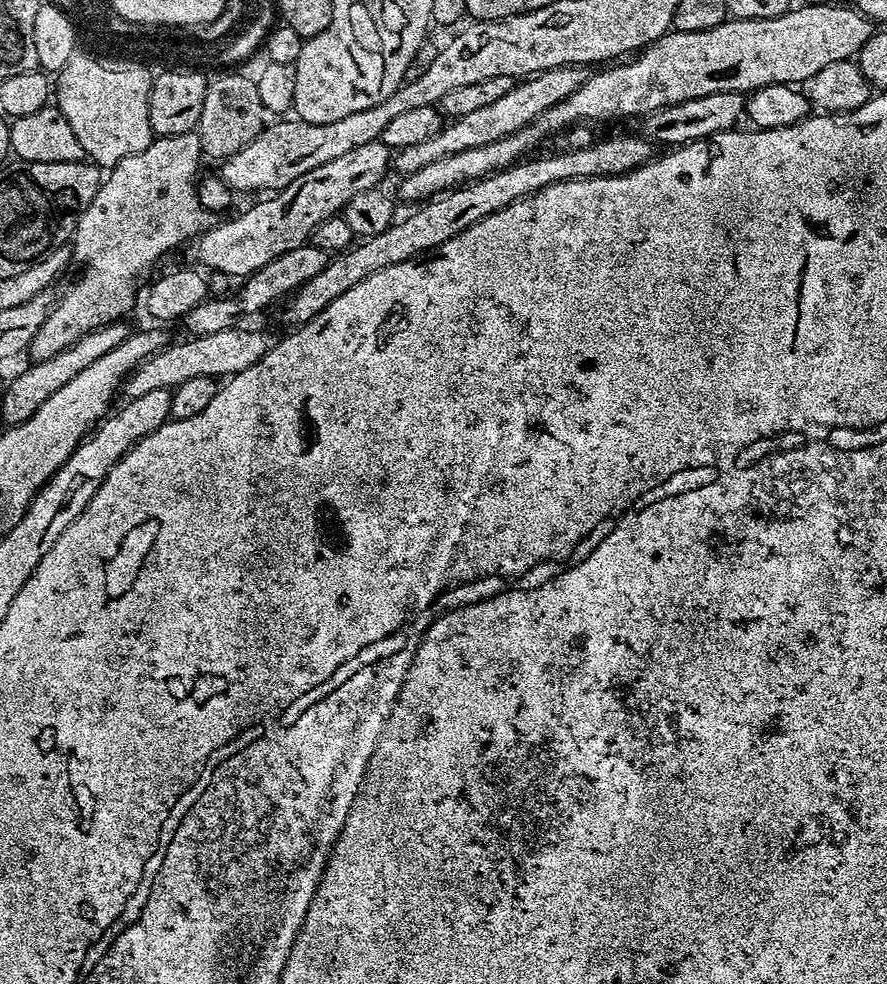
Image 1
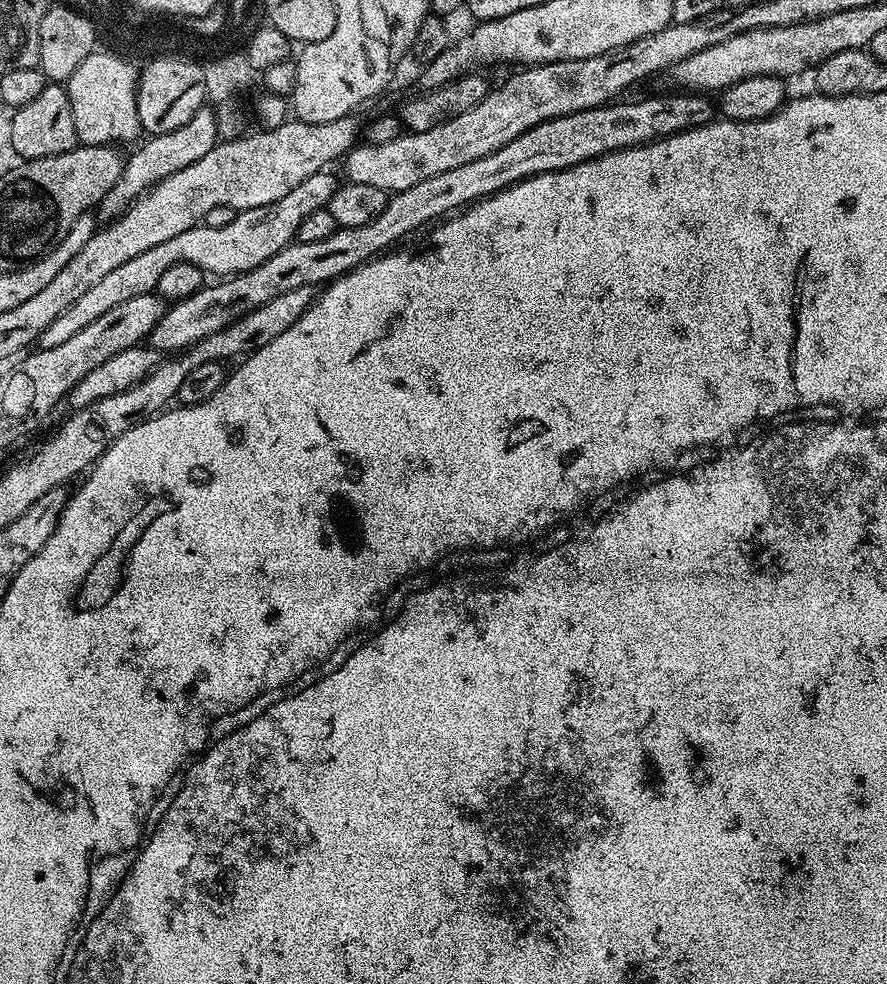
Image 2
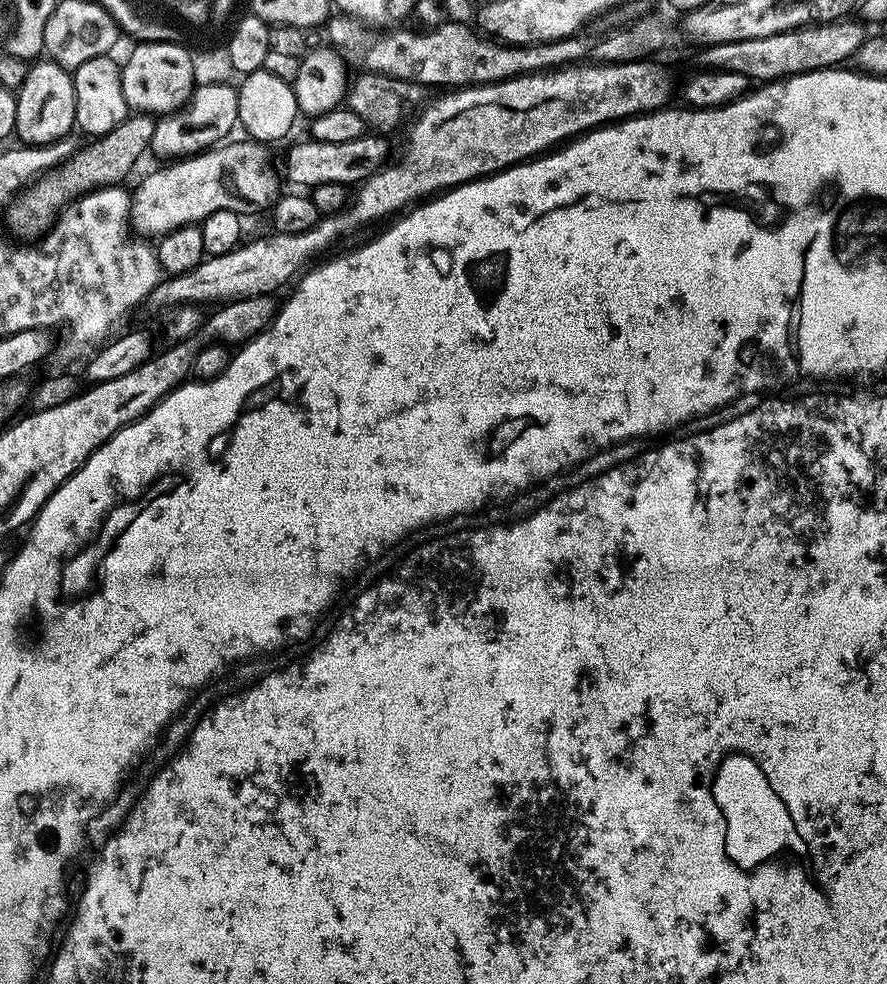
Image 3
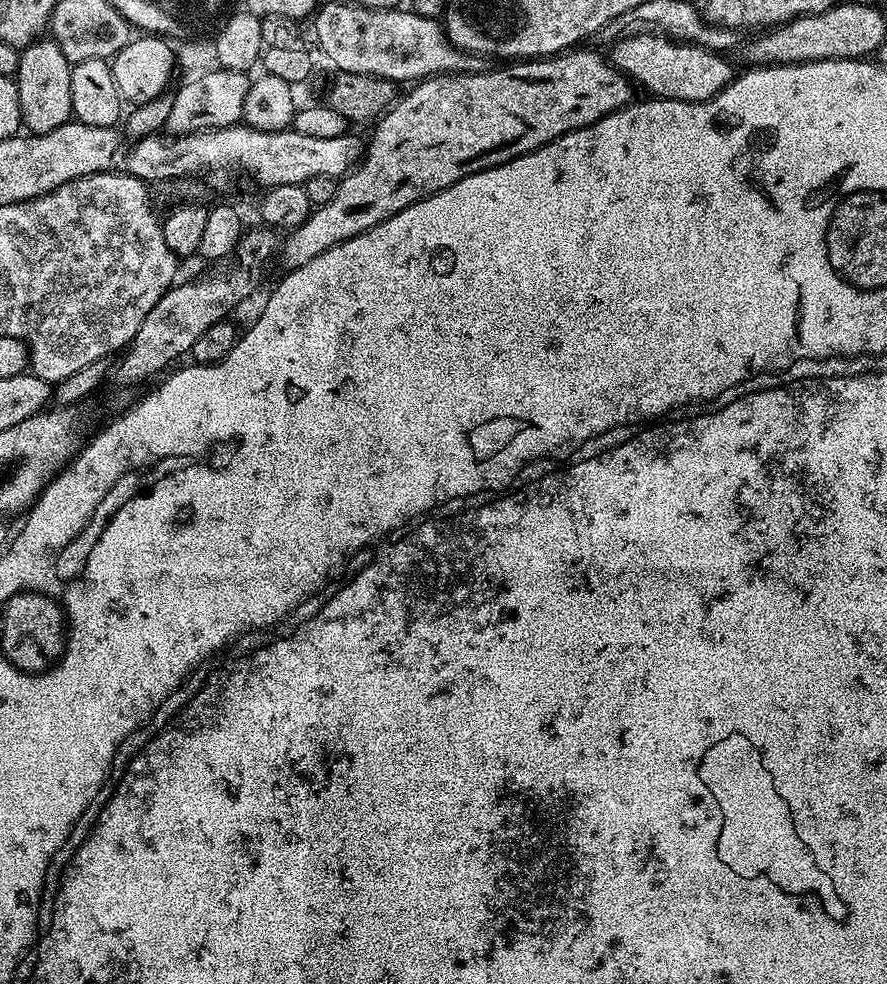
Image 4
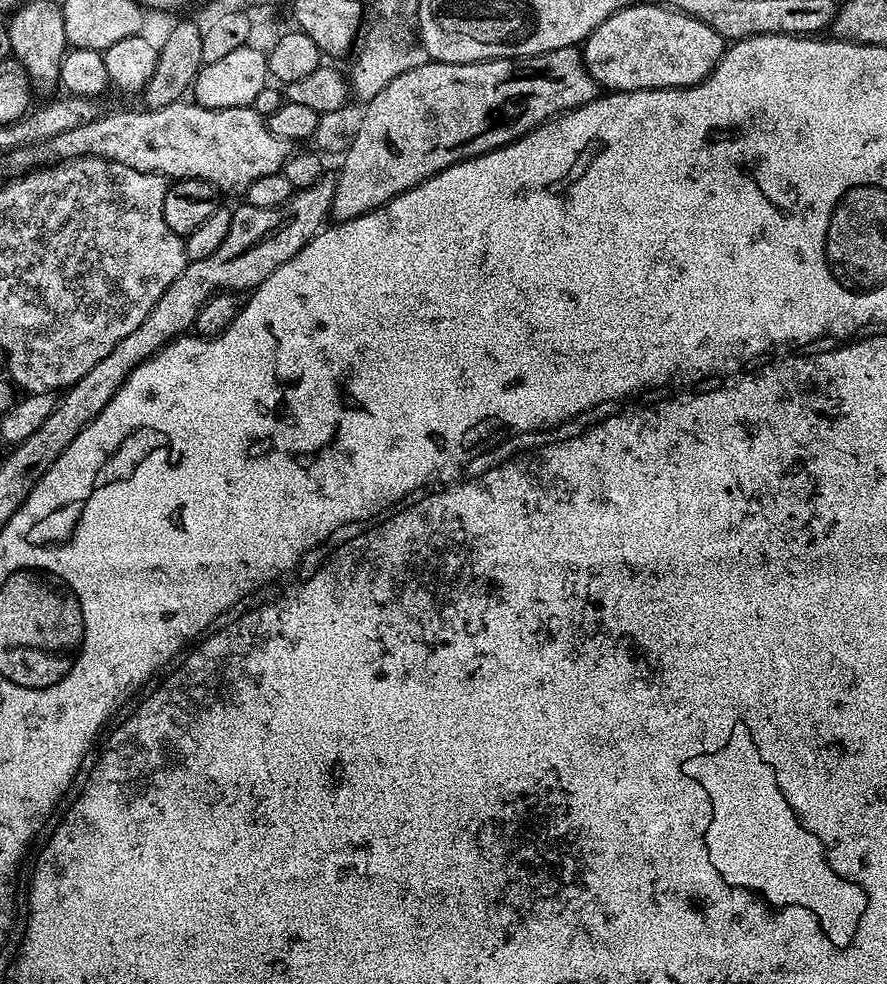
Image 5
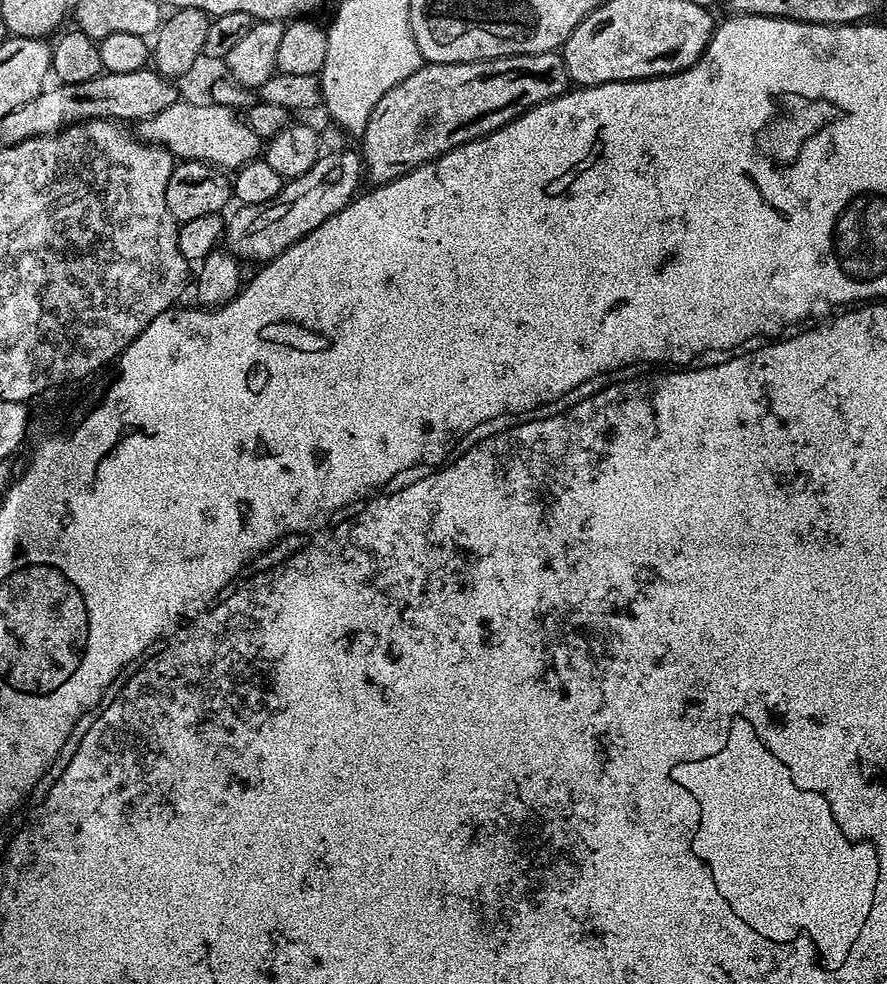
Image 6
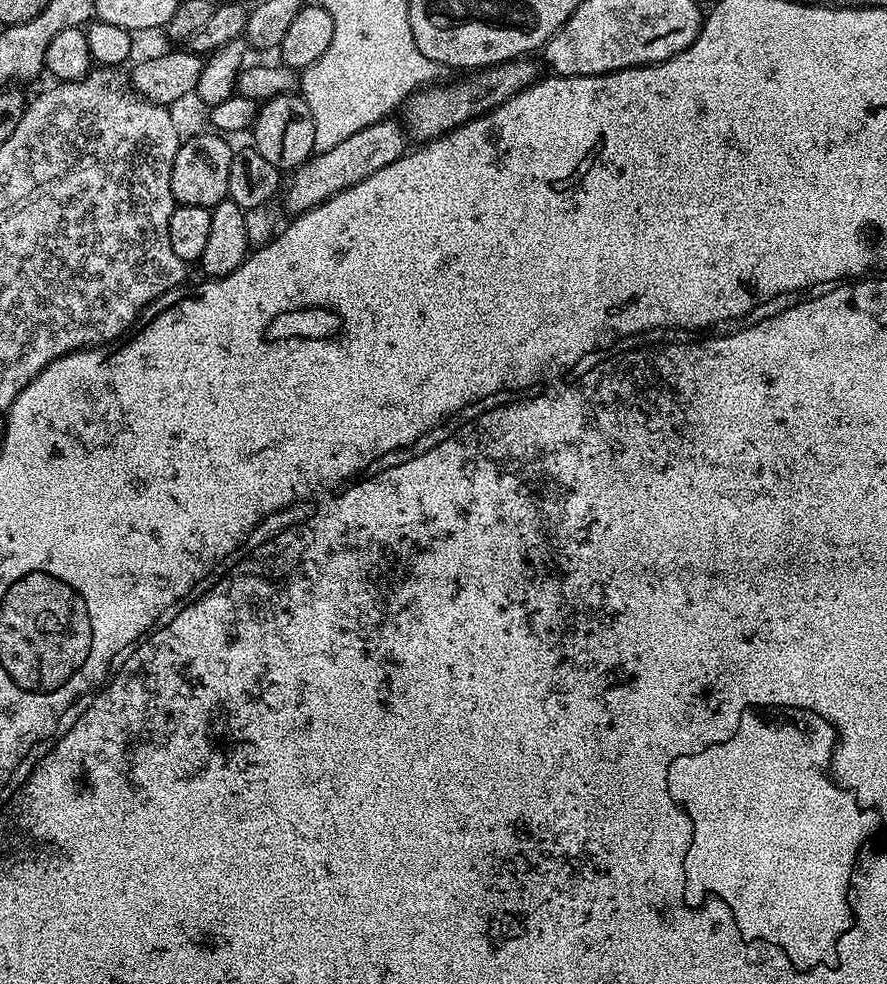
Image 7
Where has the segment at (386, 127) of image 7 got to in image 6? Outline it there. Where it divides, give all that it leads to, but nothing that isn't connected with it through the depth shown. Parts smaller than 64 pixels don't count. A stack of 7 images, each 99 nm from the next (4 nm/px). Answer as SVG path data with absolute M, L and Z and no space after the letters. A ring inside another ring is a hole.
M325 151L298 178L287 181L282 191L265 204L246 204L237 207L237 212L227 217L223 239L226 241L227 251L237 260L260 260L267 262L278 254L282 254L294 242L306 238L326 218L334 218L338 210L342 210L361 191L360 178L365 175L364 162L361 153L328 152Z

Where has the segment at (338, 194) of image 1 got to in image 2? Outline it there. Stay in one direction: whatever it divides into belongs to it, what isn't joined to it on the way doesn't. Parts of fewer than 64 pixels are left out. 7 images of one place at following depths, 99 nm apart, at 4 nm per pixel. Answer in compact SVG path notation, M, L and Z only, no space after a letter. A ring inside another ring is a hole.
M325 170L310 174L310 178L298 182L298 186L290 190L290 194L278 198L278 202L237 211L236 217L226 226L197 226L182 230L182 234L174 234L174 238L169 238L167 242L158 242L158 246L142 250L137 256L130 258L130 262L122 262L118 270L110 270L110 274L90 286L90 290L86 290L86 294L82 294L82 298L78 298L74 306L58 314L58 318L54 318L54 322L50 322L46 330L42 330L39 347L58 346L61 342L74 338L78 330L90 326L94 318L102 318L106 310L130 298L138 298L138 294L156 292L158 278L162 278L165 270L170 270L170 266L175 264L193 264L204 269L205 273L212 275L213 272L213 277L227 278L235 276L237 272L249 272L254 266L266 262L274 254L278 254L278 250L296 240L296 231L306 214L328 207L330 198L338 187L338 180L330 173L331 171Z

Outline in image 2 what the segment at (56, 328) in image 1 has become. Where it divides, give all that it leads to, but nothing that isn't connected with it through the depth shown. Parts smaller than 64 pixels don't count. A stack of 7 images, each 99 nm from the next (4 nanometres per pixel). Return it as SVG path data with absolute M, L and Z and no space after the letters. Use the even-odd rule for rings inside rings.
M208 106L200 108L198 114L194 114L194 118L186 122L186 126L178 126L178 130L170 130L161 136L149 135L147 139L148 141L132 157L129 155L125 159L124 169L114 190L110 190L110 194L104 199L102 211L108 218L123 212L133 200L138 199L149 188L153 188L159 180L165 180L170 174L190 166L190 162L198 162L202 154L213 148L218 143L215 111Z

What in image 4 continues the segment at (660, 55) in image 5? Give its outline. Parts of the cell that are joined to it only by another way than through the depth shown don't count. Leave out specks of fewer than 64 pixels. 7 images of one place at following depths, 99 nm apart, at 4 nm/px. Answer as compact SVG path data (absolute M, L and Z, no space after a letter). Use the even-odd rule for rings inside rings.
M648 34L652 36L628 36L625 40L620 40L612 48L612 58L610 64L619 72L637 85L639 83L645 88L645 93L656 98L665 100L689 100L698 102L699 100L712 100L723 88L734 78L734 71L727 64L725 57L719 52L711 52L697 44L681 44L679 40L670 40L663 34Z

